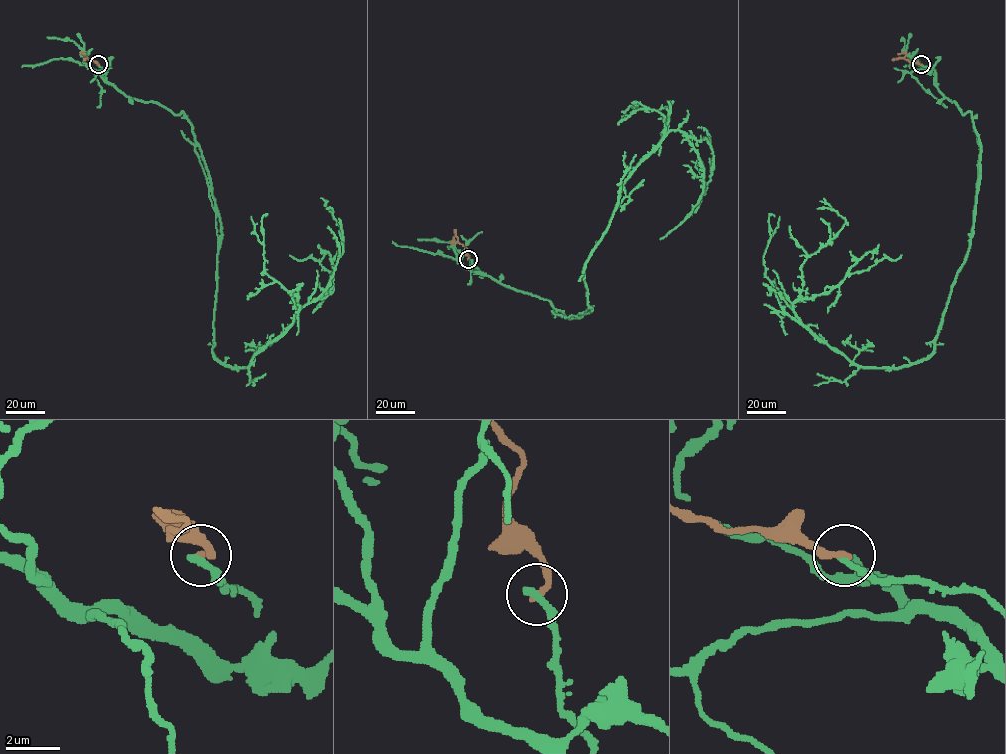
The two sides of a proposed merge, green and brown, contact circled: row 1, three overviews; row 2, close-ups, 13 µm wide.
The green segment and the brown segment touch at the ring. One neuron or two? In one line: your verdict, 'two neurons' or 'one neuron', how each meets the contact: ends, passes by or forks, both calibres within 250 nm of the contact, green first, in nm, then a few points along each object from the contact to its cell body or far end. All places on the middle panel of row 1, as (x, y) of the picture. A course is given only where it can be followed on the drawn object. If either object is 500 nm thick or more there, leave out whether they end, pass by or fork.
two neurons; green ends; brown ends; calibres 280 and 260 nm; course green (468, 259), (579, 317), (623, 182), (670, 130), (707, 141), (707, 183), (690, 161); course brown (468, 259), (467, 249), (453, 243), (455, 235)

